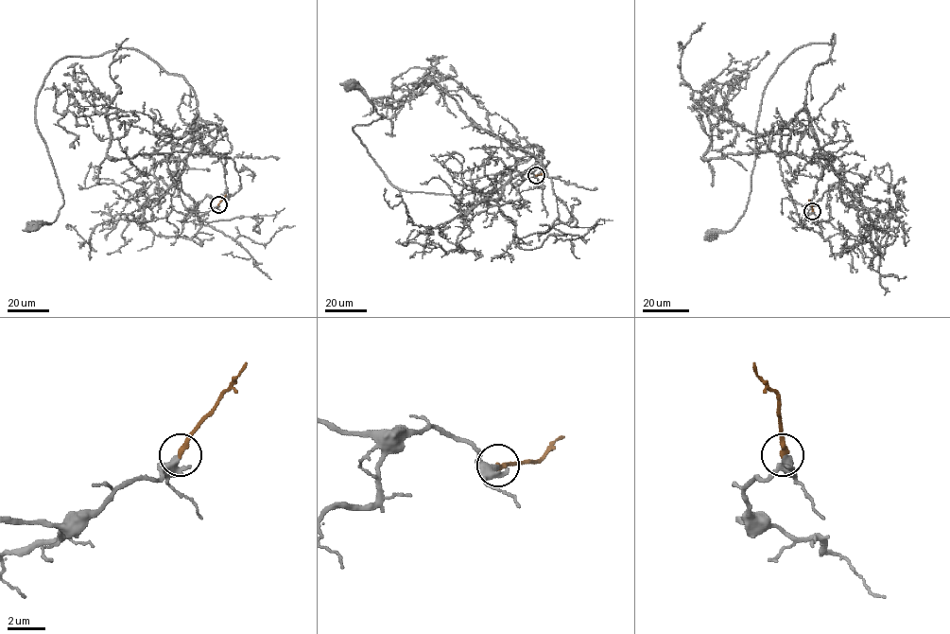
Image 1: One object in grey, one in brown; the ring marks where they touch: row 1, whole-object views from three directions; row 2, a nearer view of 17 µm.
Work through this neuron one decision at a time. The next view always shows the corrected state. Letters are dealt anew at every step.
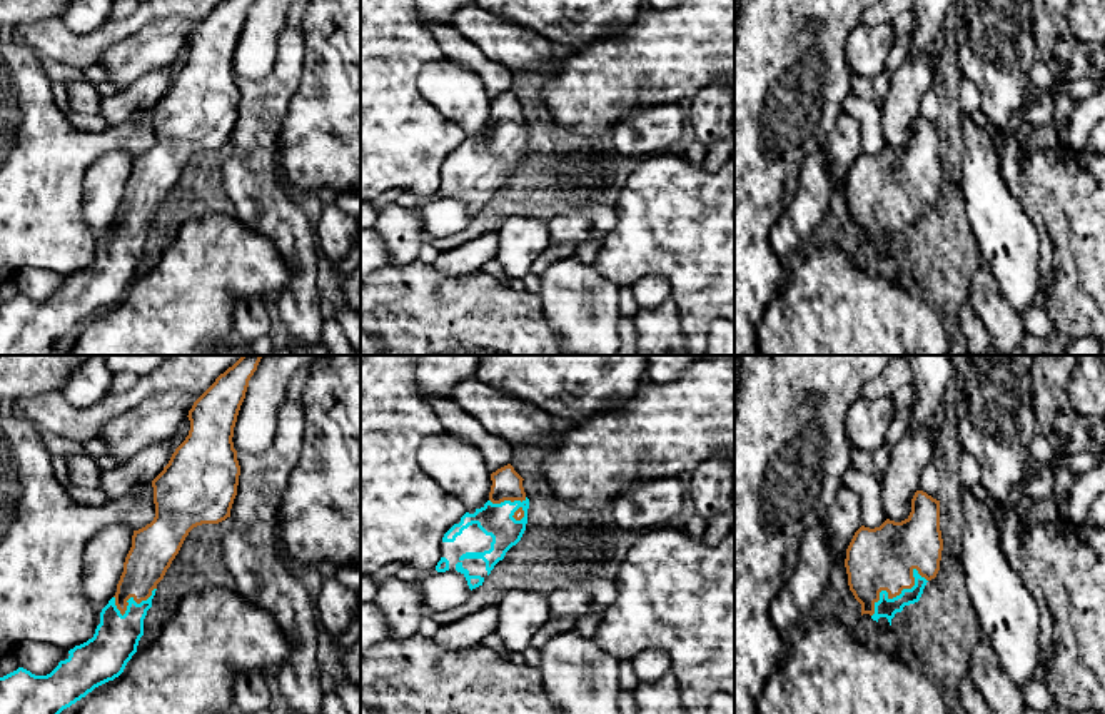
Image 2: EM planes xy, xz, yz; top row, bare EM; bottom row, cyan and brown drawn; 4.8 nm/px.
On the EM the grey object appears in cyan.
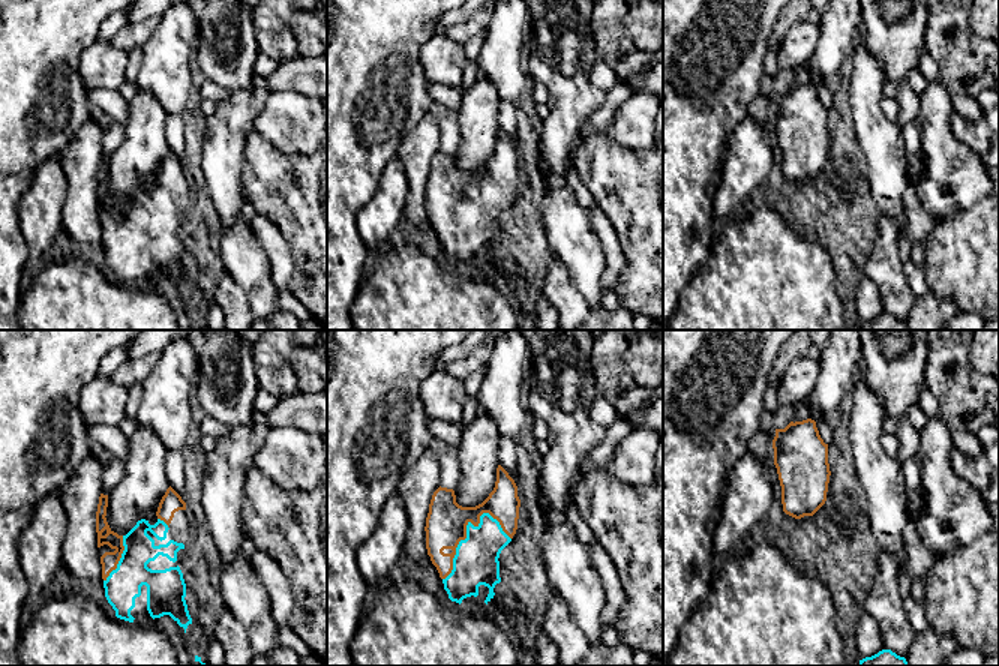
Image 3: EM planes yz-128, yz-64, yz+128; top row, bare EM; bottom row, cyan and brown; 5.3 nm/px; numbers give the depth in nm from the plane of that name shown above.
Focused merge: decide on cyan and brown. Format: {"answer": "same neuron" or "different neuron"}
{"answer": "same neuron"}

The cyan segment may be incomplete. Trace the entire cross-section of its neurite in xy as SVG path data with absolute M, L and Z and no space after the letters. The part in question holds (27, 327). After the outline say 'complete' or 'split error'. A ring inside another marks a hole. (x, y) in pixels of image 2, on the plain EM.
M220 0L194 28L187 42L189 62L152 107L155 143L145 153L134 157L117 219L102 235L93 264L70 275L70 282L47 302L35 302L18 294L0 304L0 355L52 355L53 345L63 335L124 299L144 262L144 245L152 234L157 210L164 205L189 158L197 152L219 150L230 143L240 102L232 63L252 2Z; split error

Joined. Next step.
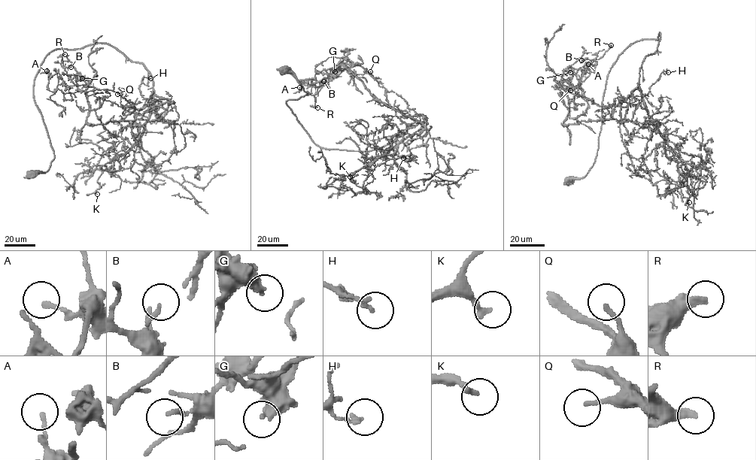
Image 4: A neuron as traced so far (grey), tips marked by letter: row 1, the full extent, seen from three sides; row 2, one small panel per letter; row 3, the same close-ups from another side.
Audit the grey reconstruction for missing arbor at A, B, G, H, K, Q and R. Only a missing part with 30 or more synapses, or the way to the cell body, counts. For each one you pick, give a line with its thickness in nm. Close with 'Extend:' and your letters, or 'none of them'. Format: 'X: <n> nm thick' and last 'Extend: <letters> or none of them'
Q: 160 nm thick
R: 360 nm thick
Extend: Q, R

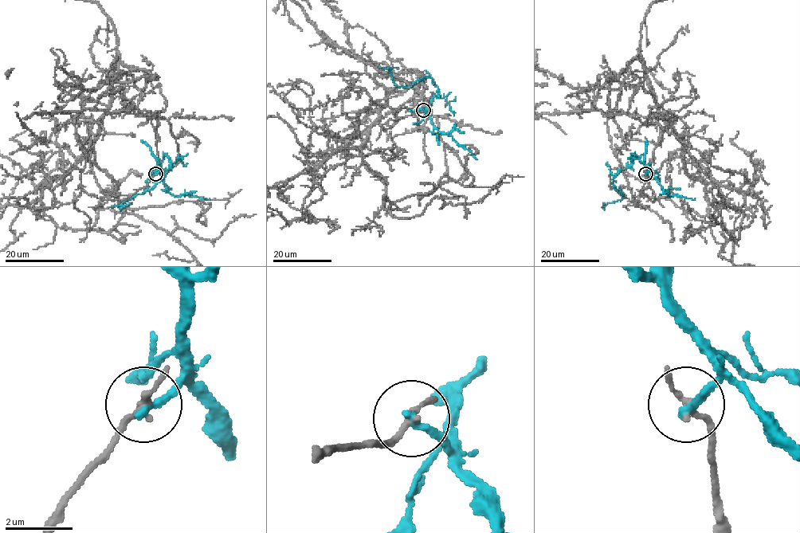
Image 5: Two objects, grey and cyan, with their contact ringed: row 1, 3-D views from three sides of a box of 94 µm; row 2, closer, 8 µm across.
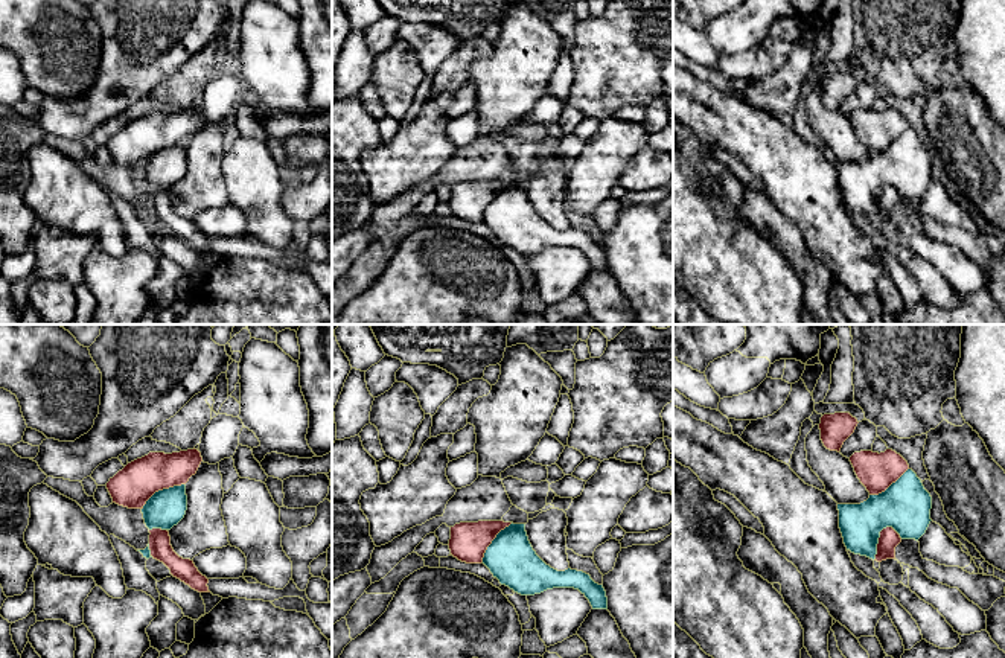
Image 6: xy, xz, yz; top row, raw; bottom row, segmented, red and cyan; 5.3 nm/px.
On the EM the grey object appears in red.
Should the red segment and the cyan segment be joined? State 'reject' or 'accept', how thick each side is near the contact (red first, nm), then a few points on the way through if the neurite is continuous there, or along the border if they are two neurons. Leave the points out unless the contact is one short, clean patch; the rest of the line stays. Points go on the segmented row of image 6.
reject | 100/260 nm

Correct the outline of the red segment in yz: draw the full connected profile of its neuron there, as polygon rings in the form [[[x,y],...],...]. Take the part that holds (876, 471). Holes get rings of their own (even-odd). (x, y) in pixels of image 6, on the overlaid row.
[[[892,449],[885,452],[860,451],[850,457],[854,472],[869,495],[885,492],[908,469],[908,462]]]

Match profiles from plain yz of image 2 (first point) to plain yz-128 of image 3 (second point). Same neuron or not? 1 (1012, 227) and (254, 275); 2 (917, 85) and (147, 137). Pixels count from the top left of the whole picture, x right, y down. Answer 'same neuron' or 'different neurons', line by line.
1: same neuron
2: same neuron

